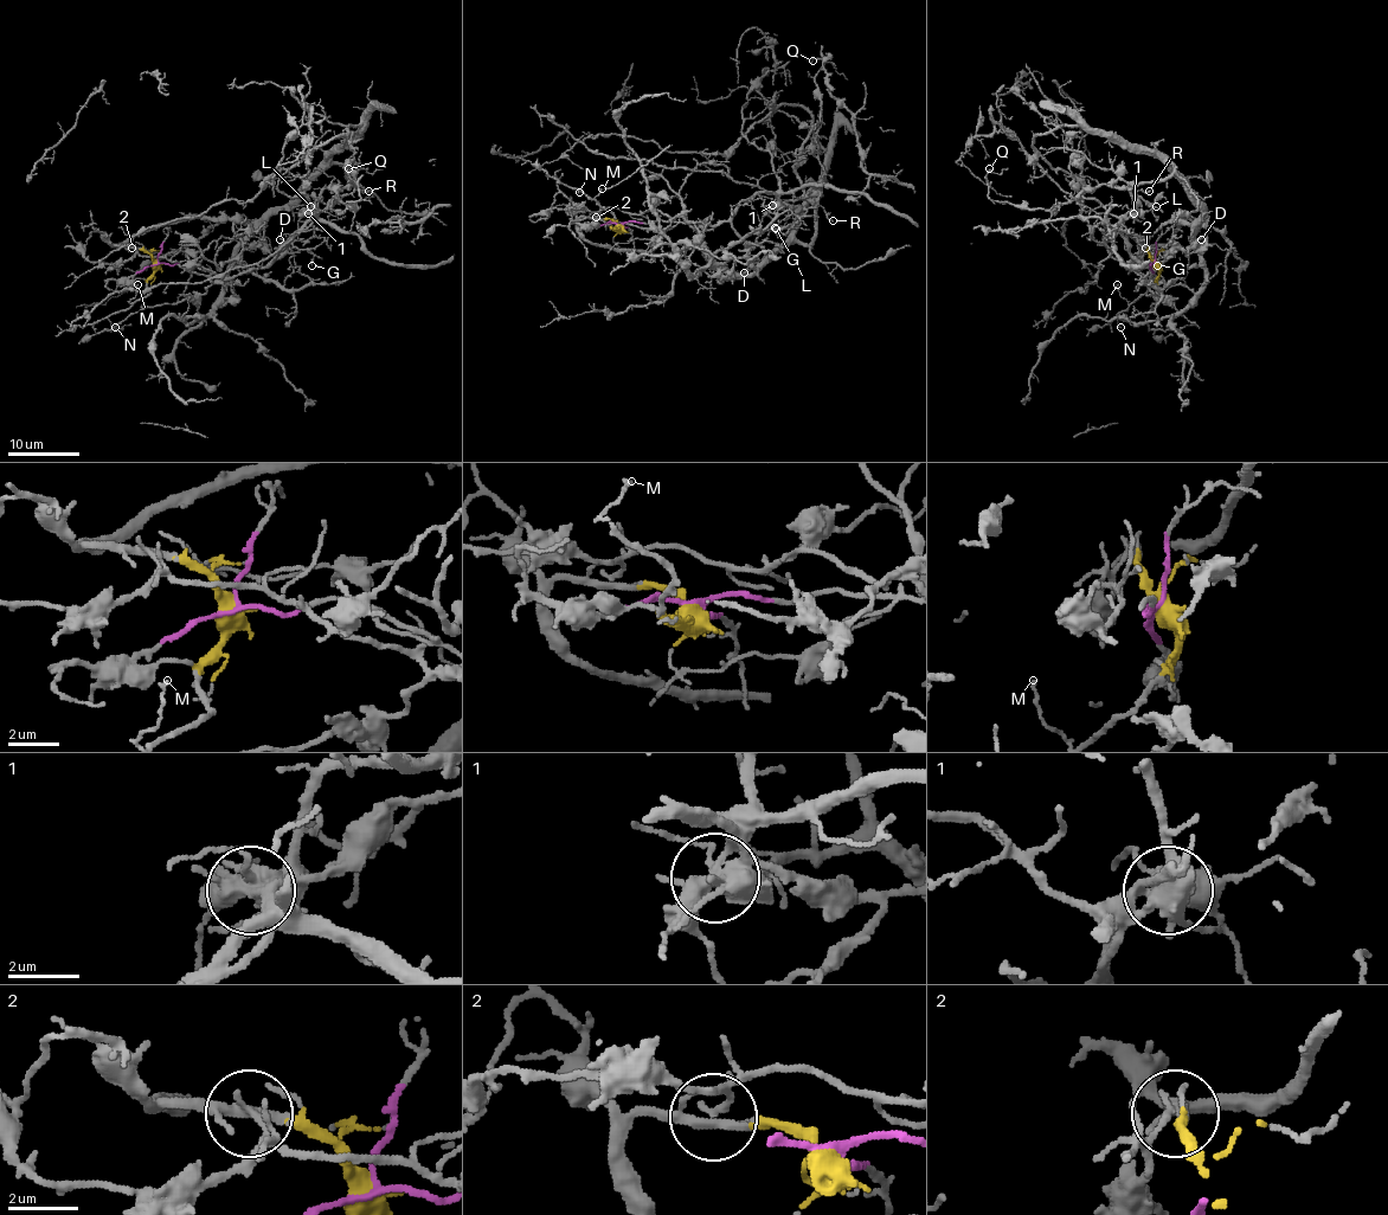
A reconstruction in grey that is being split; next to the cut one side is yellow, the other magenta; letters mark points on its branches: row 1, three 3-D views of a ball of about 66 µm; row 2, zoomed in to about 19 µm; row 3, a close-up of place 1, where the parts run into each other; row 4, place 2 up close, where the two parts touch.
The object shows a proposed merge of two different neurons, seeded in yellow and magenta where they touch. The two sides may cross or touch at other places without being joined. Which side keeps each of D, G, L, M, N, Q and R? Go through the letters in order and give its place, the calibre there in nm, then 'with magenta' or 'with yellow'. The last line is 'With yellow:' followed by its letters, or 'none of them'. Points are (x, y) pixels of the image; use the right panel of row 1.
D: (1201, 239) | 150 nm | with magenta
G: (1157, 265) | 140 nm | with magenta
L: (1156, 206) | 80 nm | with magenta
M: (1117, 284) | 130 nm | with yellow
N: (1120, 327) | 110 nm | with yellow
Q: (989, 168) | 130 nm | with yellow
R: (1149, 191) | 160 nm | with magenta
With yellow: M, N, Q

